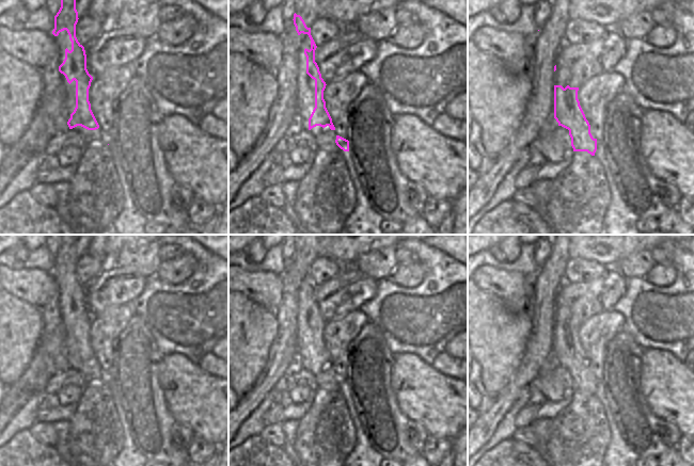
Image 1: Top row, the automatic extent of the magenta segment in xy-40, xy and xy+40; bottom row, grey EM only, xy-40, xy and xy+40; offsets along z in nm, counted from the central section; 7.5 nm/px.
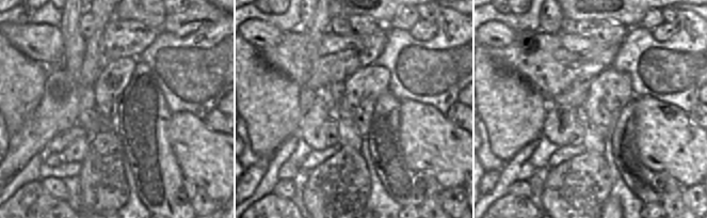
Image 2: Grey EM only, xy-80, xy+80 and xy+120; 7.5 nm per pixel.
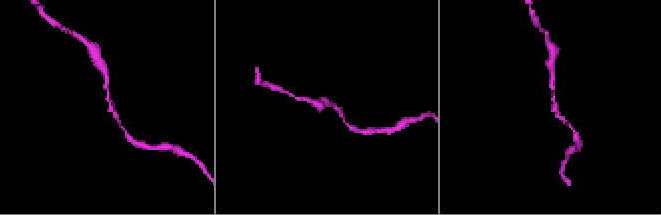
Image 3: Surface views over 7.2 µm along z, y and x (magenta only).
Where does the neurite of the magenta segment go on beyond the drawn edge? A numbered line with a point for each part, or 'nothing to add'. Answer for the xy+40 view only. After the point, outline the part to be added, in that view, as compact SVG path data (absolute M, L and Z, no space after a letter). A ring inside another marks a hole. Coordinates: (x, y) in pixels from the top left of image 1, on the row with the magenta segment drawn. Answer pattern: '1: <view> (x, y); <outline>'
nothing to add

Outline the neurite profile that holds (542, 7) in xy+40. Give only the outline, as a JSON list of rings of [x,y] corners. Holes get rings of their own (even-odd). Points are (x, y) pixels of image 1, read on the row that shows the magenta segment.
[[[537,0],[535,3],[533,20],[539,29],[542,28],[548,20],[551,10],[552,7],[548,0]]]

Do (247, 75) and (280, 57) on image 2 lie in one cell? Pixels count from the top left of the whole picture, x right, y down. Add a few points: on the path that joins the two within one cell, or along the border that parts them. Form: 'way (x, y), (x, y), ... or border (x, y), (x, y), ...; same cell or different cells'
border (258, 50), (267, 64), (288, 77); different cells

